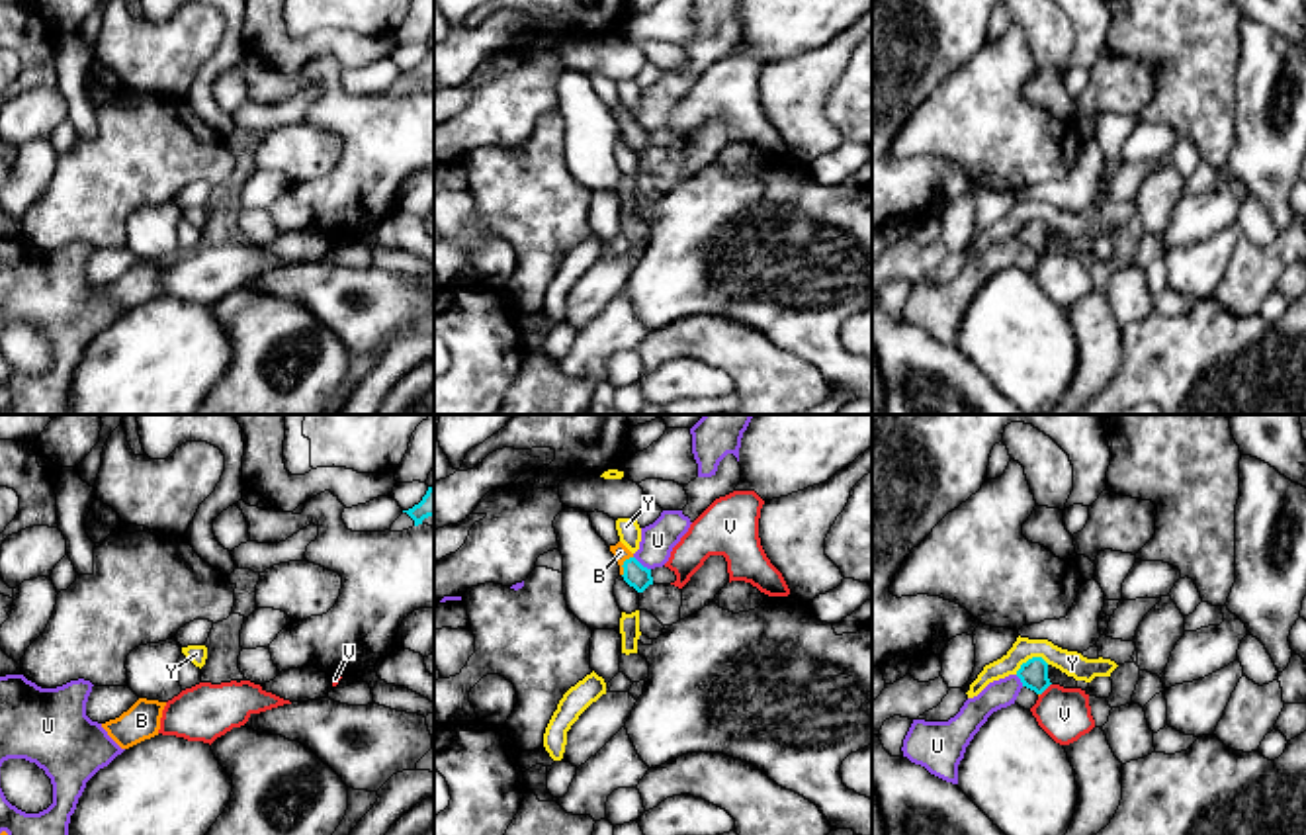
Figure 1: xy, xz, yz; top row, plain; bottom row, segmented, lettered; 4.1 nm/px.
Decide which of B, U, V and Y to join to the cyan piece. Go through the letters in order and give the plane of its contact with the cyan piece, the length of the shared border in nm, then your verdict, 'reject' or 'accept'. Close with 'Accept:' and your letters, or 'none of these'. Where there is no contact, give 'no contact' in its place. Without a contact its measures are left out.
B: xz | 100 nm | accept
U: xz | 90 nm | reject
V: yz | 70 nm | reject
Y: yz | 150 nm | reject
Accept: B

